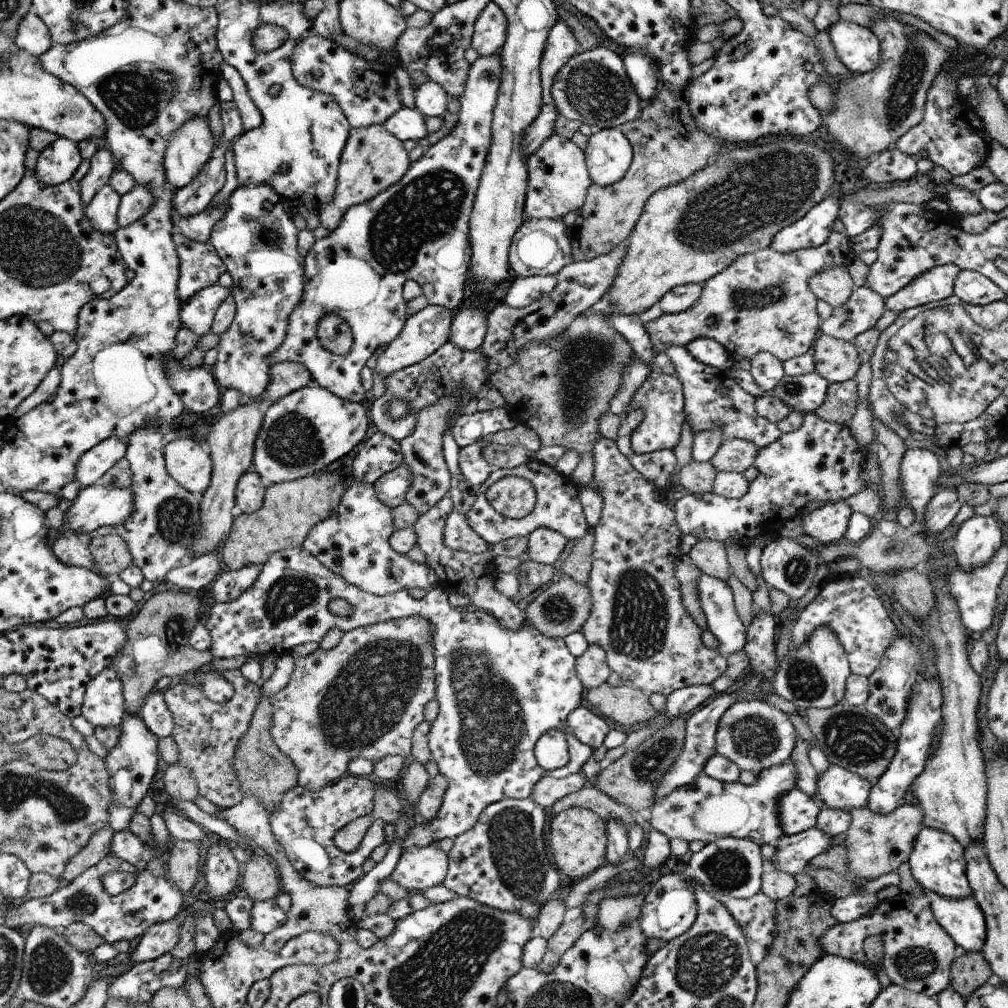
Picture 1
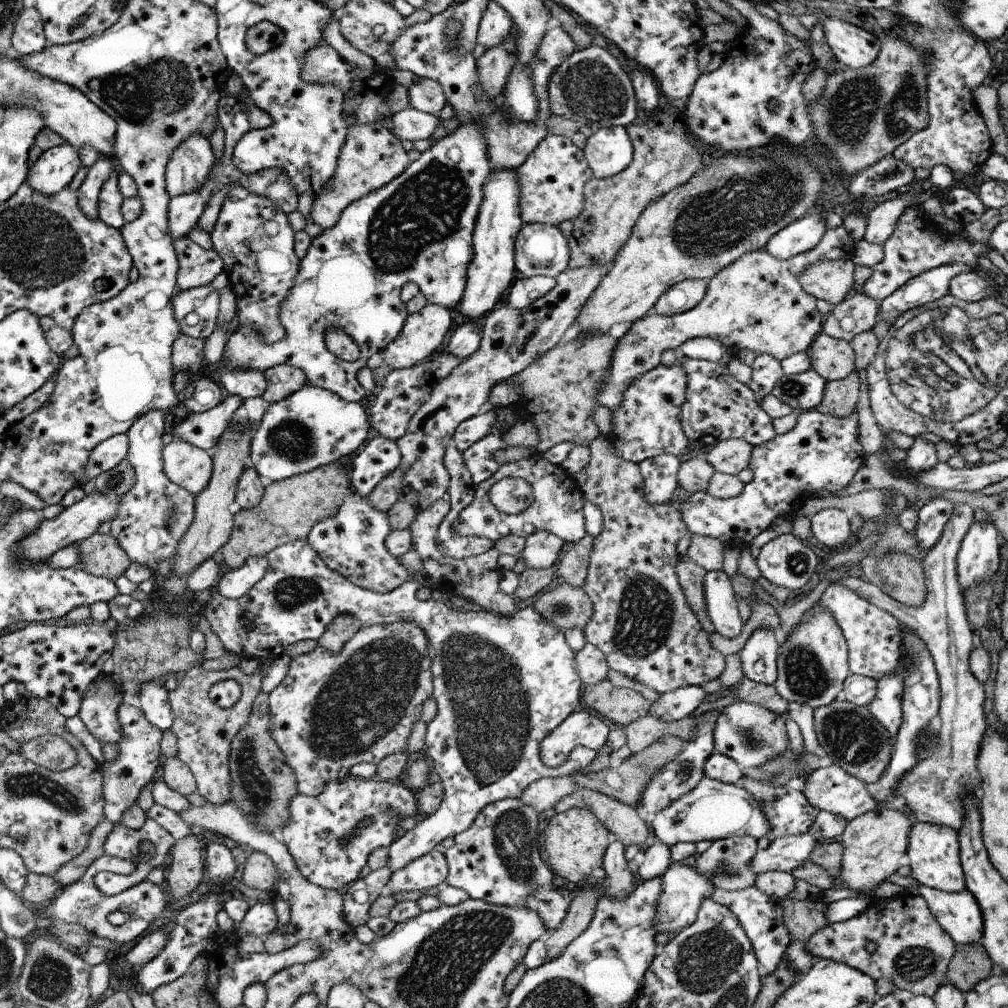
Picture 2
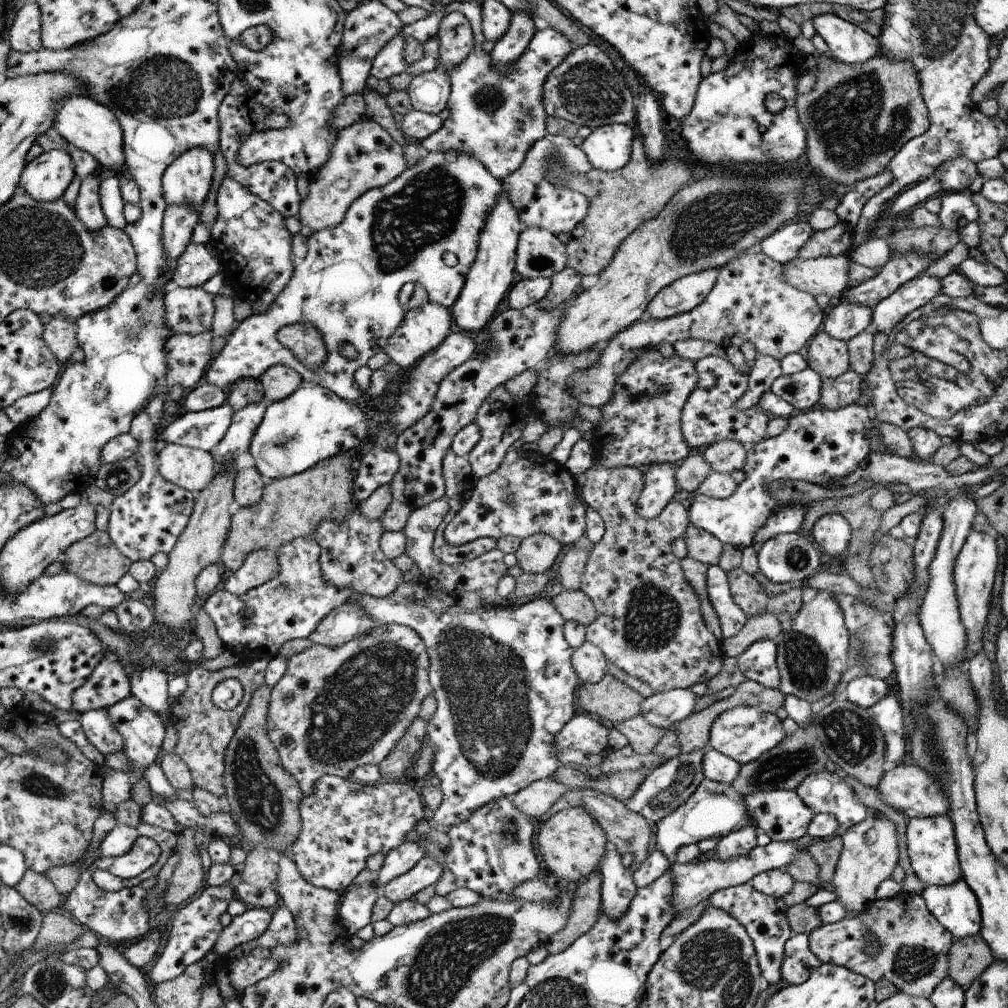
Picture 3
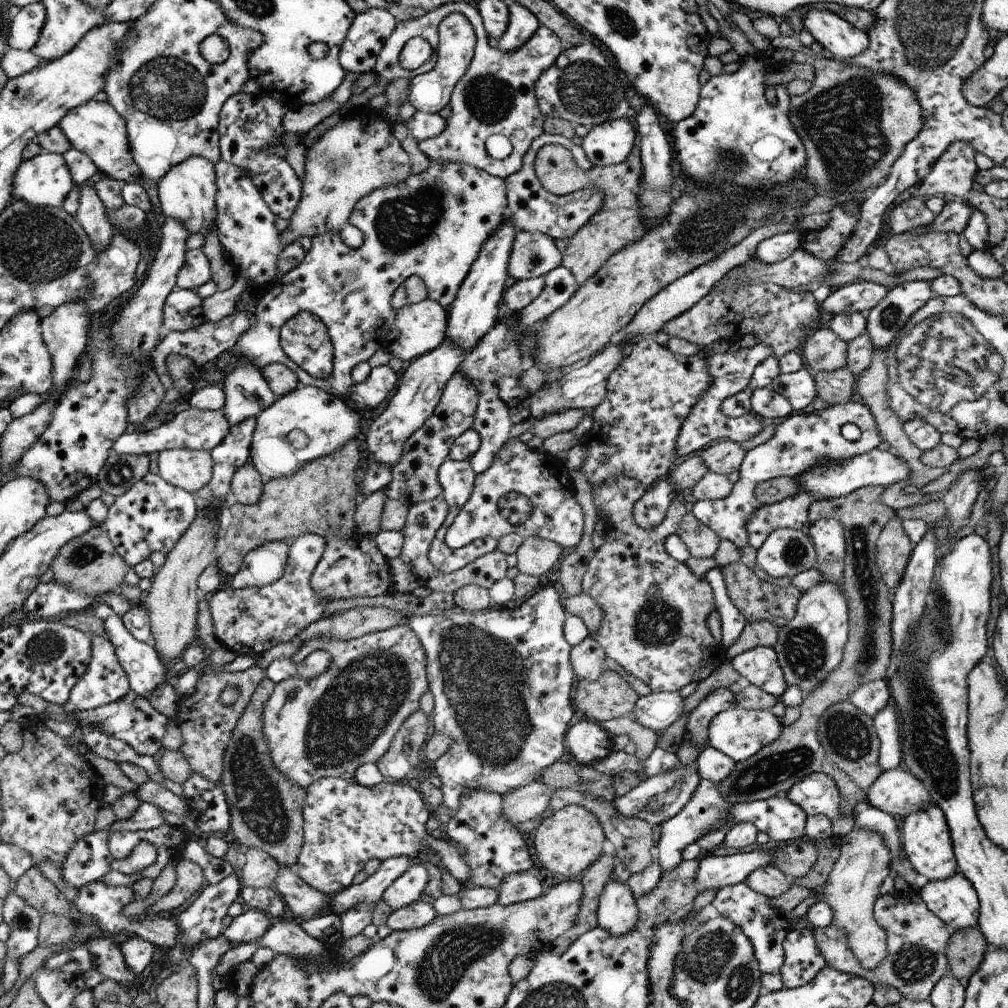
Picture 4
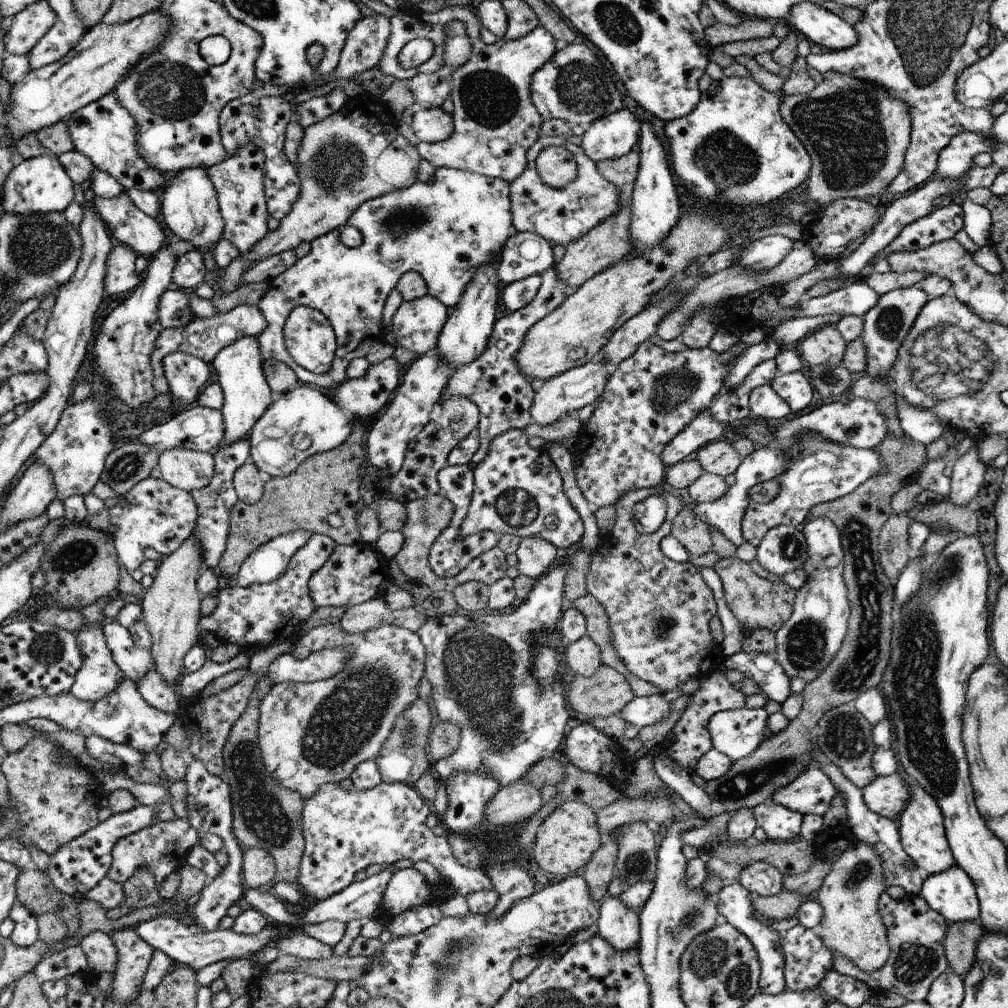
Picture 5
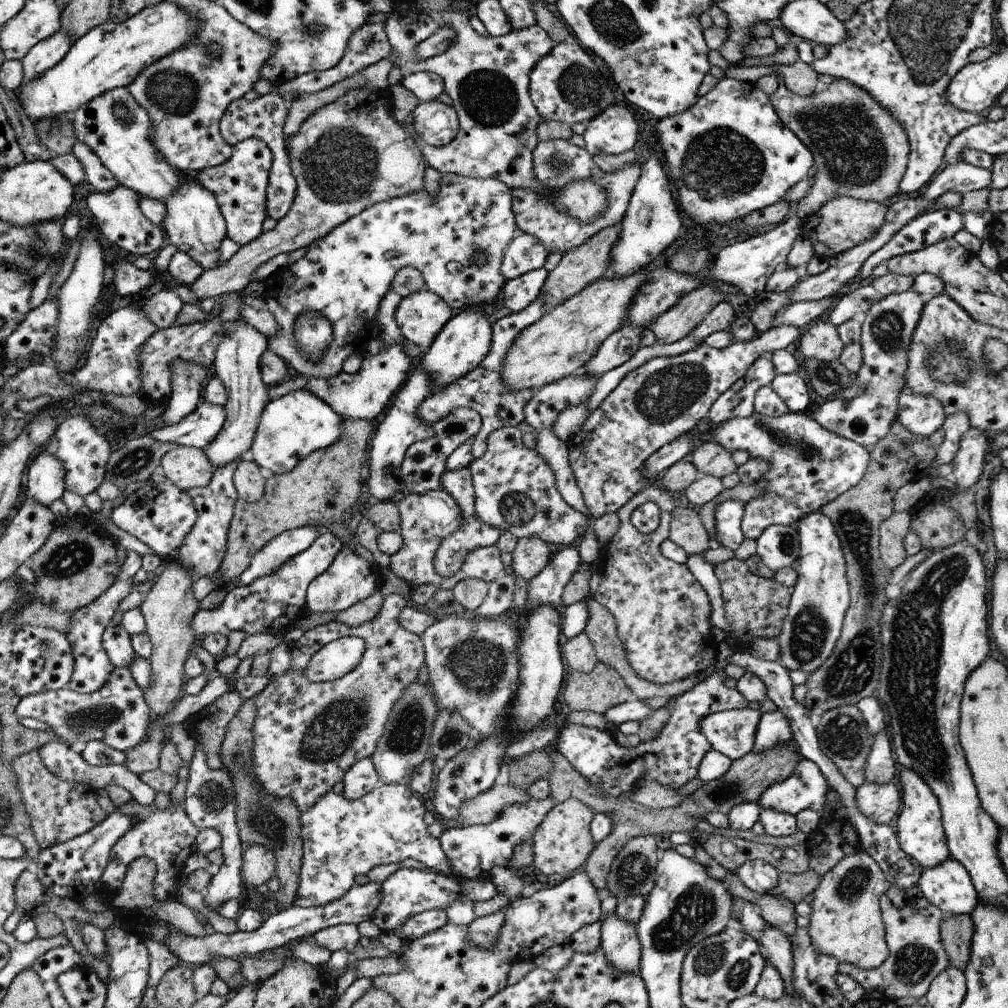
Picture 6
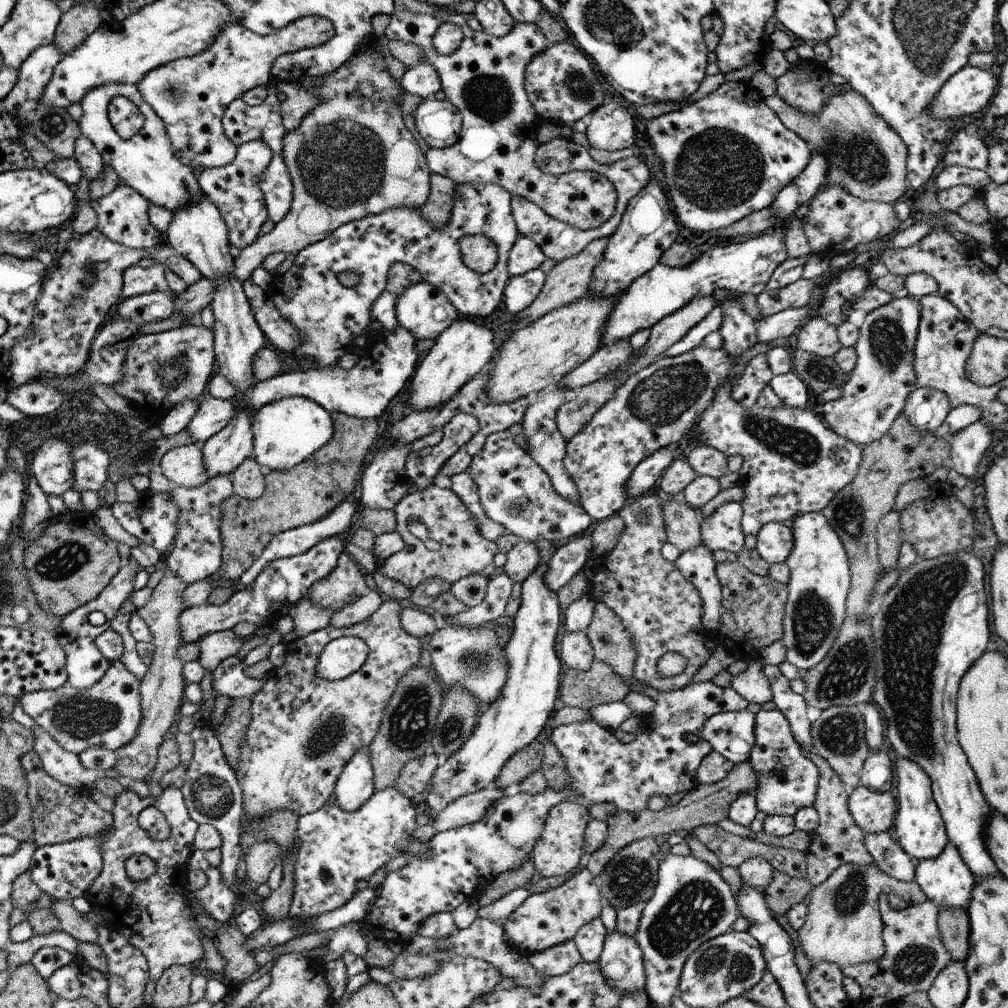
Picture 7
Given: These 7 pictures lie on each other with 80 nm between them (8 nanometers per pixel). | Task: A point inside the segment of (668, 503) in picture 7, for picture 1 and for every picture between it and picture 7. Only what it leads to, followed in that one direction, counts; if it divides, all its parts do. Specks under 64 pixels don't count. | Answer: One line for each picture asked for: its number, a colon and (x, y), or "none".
1: (709, 556)
2: (706, 551)
3: (702, 546)
4: (702, 542)
5: (688, 528)
6: (686, 530)

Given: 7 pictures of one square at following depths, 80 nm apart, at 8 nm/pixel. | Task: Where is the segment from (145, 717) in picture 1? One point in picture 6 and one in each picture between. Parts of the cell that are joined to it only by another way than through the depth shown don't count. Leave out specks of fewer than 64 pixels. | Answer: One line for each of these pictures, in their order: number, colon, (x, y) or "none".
2: (153, 698)
3: (150, 684)
4: (145, 671)
5: (133, 662)
6: (117, 642)

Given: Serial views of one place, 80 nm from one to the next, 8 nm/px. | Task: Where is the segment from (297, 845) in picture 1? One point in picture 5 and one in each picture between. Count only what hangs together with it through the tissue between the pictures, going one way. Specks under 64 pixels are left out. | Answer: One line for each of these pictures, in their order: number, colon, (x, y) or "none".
2: (323, 836)
3: (343, 821)
4: (345, 824)
5: (345, 831)

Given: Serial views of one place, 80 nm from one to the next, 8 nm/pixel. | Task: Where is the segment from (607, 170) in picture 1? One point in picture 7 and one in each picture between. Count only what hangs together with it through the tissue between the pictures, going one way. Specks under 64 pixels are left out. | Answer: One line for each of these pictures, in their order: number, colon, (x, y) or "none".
2: (608, 151)
3: (608, 148)
4: (609, 143)
5: (611, 136)
6: (614, 131)
7: (610, 127)

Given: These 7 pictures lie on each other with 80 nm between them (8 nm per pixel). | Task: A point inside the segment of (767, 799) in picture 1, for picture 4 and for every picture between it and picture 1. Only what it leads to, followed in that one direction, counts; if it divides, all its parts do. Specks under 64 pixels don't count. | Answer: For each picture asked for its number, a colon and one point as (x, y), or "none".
2: (714, 810)
3: (714, 809)
4: (707, 809)

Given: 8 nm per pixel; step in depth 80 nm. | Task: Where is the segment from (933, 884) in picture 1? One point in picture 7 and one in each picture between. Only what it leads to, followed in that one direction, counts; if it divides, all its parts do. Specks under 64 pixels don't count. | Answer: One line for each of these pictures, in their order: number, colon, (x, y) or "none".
2: (933, 849)
3: (932, 848)
4: (928, 845)
5: (921, 826)
6: (920, 832)
7: (919, 829)

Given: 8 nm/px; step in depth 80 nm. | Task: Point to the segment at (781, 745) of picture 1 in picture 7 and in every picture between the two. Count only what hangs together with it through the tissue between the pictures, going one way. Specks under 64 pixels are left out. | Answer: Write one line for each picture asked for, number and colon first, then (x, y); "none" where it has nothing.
2: (751, 735)
3: (743, 733)
4: (739, 733)
5: (736, 733)
6: (732, 732)
7: (731, 733)

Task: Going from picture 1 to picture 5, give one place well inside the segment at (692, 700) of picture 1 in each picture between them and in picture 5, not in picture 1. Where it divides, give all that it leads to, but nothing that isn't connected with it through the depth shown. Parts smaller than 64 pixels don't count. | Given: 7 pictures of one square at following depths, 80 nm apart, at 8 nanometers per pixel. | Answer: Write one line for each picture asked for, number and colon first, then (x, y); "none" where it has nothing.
2: (673, 705)
3: (661, 710)
4: (657, 711)
5: (640, 711)

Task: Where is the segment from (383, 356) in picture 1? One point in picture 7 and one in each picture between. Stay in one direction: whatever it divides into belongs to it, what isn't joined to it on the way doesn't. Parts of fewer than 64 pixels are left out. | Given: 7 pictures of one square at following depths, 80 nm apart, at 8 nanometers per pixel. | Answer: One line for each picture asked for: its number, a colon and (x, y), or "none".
2: (426, 331)
3: (422, 329)
4: (419, 328)
5: (416, 325)
6: (421, 315)
7: (425, 311)

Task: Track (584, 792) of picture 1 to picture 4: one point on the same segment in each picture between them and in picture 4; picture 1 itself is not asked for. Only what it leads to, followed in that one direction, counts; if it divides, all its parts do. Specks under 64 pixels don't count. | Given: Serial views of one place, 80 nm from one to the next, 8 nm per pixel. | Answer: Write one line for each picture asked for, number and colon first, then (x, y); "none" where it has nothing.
2: (623, 822)
3: (630, 832)
4: (632, 837)

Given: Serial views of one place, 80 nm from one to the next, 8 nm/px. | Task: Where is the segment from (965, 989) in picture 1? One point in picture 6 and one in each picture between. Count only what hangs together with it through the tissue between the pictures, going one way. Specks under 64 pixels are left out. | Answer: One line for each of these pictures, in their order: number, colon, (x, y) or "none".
2: (971, 963)
3: (968, 957)
4: (966, 947)
5: (960, 941)
6: (957, 931)

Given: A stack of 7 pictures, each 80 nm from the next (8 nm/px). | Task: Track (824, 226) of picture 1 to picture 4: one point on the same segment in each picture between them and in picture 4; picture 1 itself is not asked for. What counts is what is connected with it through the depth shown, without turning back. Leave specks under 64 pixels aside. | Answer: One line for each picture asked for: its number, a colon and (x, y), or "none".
2: (799, 236)
3: (784, 245)
4: (779, 247)

